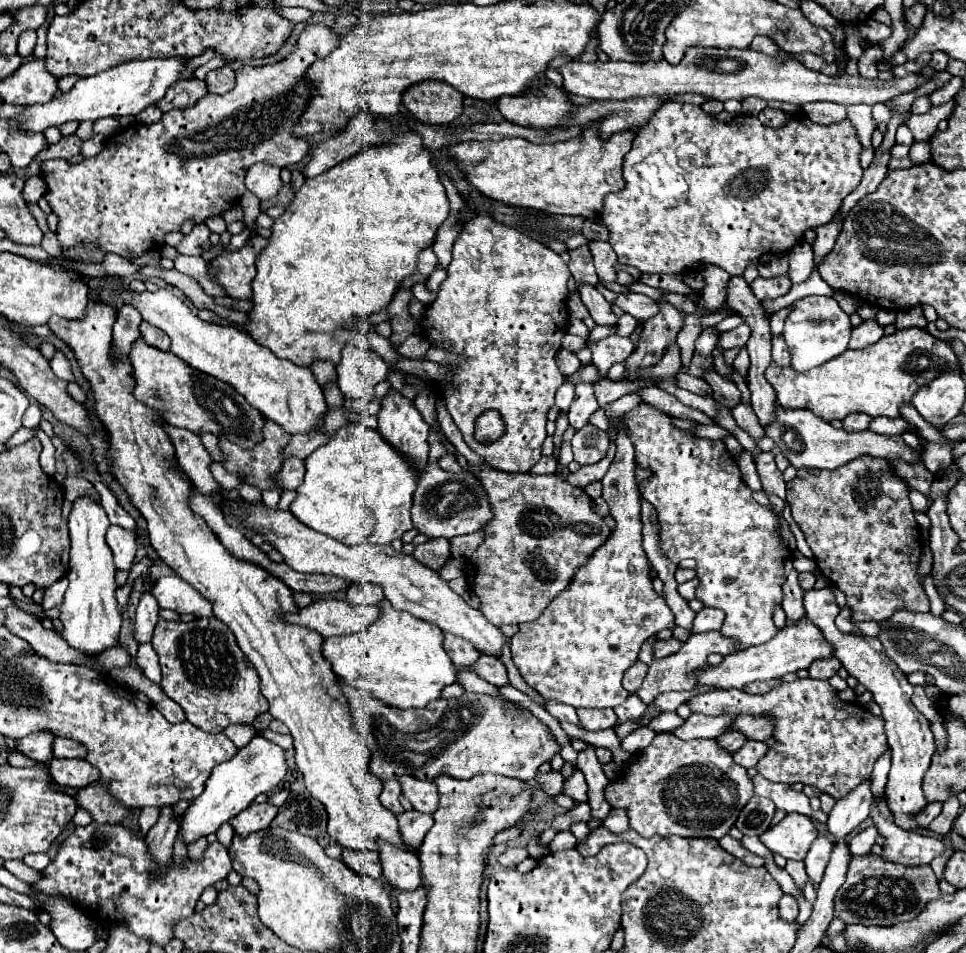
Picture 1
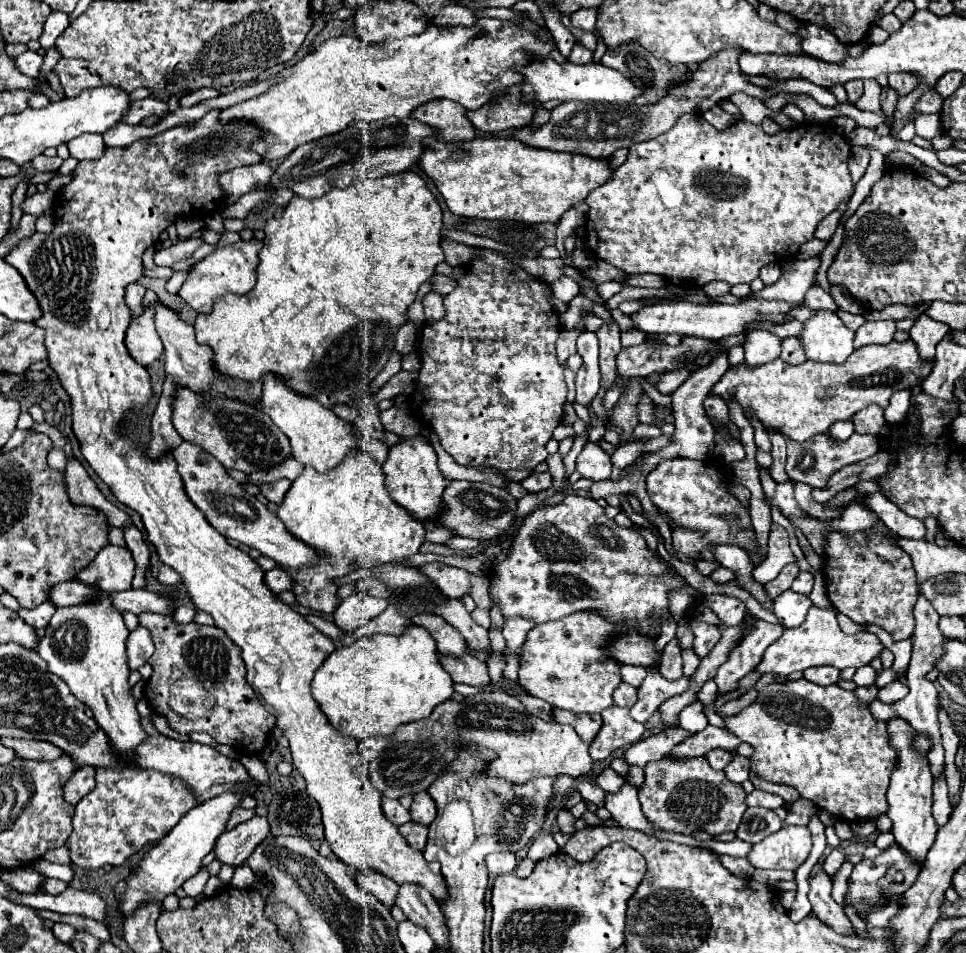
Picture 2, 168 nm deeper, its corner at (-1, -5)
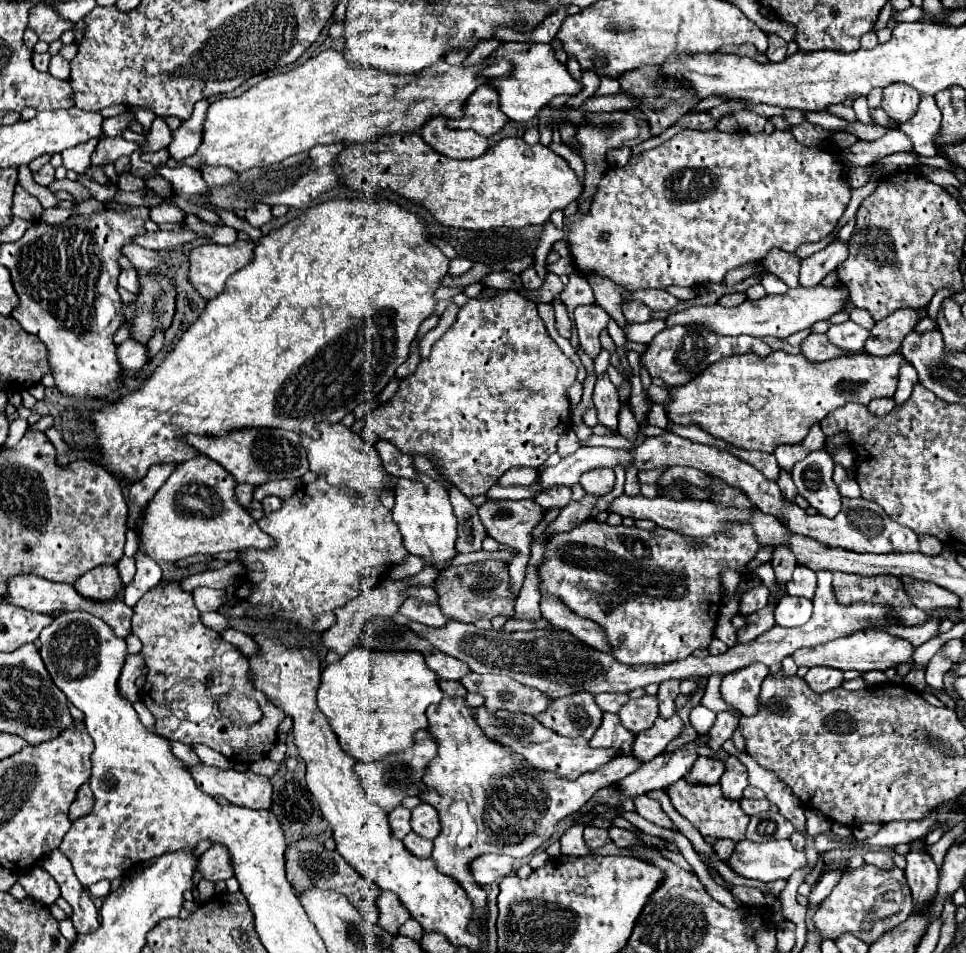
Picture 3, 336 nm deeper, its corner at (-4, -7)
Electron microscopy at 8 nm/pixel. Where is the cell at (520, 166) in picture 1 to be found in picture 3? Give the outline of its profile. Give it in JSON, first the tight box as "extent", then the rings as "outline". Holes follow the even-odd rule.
{"extent":[338,134,582,230],"outline":[[[392,134],[386,140],[380,140],[382,148],[372,150],[370,144],[360,144],[360,152],[356,154],[356,144],[346,148],[340,156],[338,174],[344,176],[344,184],[358,190],[362,196],[374,196],[378,190],[394,190],[412,202],[426,206],[440,224],[466,228],[466,230],[492,230],[492,228],[522,228],[528,224],[546,224],[550,214],[556,210],[564,210],[572,204],[580,192],[582,182],[576,172],[568,166],[568,162],[542,144],[526,144],[522,138],[504,138],[496,146],[488,148],[482,158],[474,160],[454,160],[444,154],[436,154],[420,134]]]}

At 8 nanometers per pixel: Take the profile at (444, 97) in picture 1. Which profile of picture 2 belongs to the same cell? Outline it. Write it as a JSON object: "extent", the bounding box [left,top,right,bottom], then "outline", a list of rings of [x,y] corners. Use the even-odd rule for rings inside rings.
{"extent":[411,100,475,142],"outline":[[[435,100],[433,104],[423,104],[411,118],[433,126],[441,140],[445,142],[467,142],[475,138],[475,128],[465,116],[465,108],[461,104],[453,104],[451,100]]]}

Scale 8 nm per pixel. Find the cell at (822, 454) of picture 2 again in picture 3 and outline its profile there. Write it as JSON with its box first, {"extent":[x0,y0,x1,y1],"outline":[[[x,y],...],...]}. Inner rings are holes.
{"extent":[792,450,840,516],"outline":[[[814,450],[806,454],[792,468],[792,480],[798,494],[804,496],[824,516],[836,516],[840,512],[840,492],[832,480],[834,460],[826,450]]]}

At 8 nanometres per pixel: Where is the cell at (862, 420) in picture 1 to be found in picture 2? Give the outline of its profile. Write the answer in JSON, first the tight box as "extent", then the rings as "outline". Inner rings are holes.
{"extent":[853,404,885,434],"outline":[[[877,404],[863,408],[861,412],[853,414],[853,424],[855,424],[855,432],[859,434],[877,434],[885,424],[883,408],[877,408]]]}

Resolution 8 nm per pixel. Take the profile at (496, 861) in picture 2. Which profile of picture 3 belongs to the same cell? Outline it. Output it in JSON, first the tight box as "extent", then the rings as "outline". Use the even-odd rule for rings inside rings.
{"extent":[472,854,514,886],"outline":[[[484,854],[472,862],[472,874],[478,884],[490,886],[492,882],[508,876],[512,872],[514,858],[512,856],[498,856],[498,854]]]}

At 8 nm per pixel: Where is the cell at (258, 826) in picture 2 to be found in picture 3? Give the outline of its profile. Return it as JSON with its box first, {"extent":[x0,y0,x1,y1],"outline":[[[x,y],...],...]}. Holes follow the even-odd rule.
{"extent":[198,846,232,882],"outline":[[[224,846],[208,848],[198,860],[198,872],[212,882],[232,878],[232,858],[228,858],[228,850],[224,850]]]}

